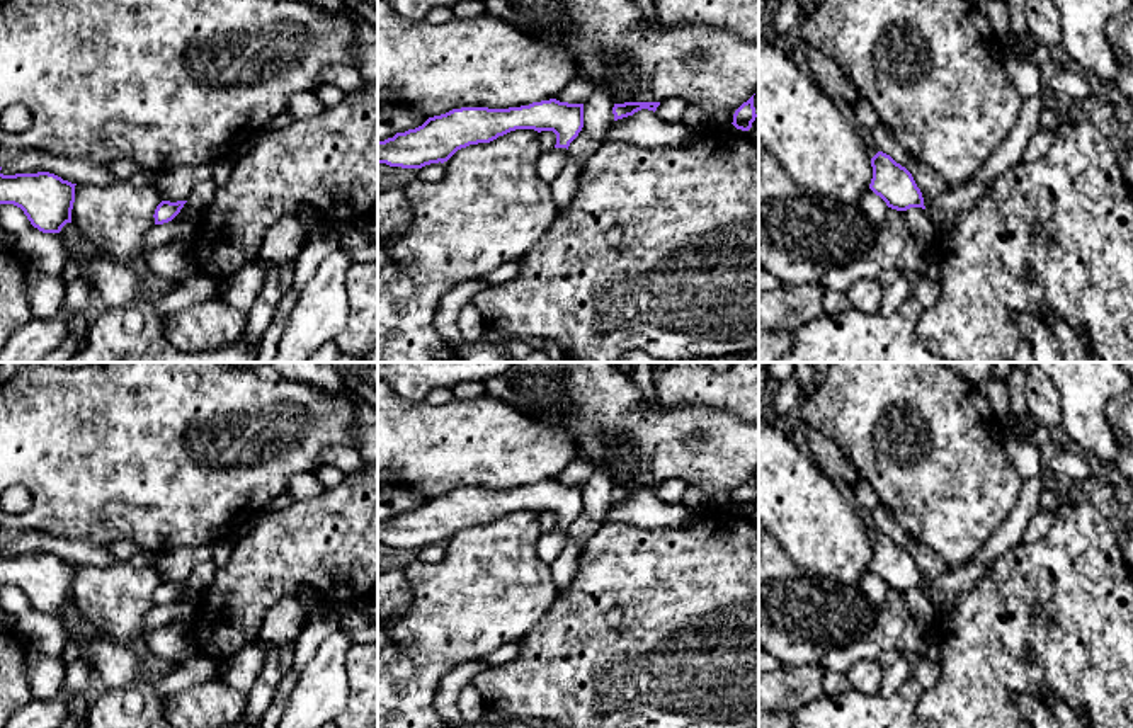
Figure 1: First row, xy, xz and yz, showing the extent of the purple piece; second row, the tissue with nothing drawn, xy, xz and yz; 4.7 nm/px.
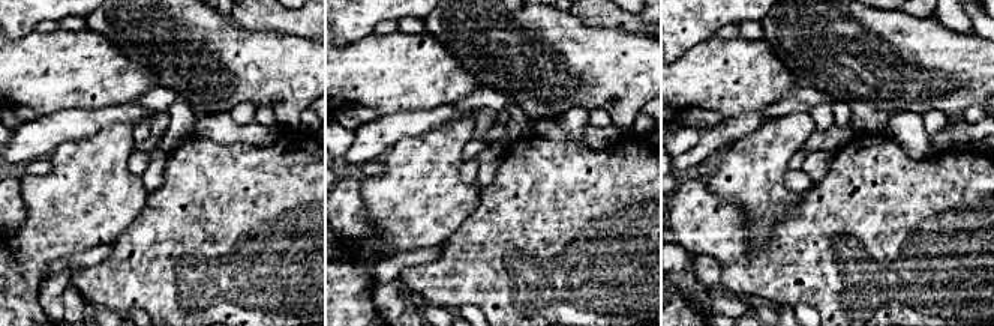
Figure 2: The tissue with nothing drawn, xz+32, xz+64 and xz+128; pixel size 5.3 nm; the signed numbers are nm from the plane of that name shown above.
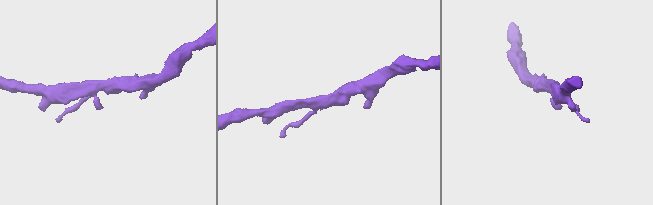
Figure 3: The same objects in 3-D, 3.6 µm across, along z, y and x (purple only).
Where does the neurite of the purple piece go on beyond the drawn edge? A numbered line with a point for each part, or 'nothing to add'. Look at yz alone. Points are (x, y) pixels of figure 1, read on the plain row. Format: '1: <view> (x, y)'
nothing to add

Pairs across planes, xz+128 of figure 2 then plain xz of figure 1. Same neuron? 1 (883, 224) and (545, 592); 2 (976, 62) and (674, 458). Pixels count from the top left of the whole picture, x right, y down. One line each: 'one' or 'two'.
1: two
2: one

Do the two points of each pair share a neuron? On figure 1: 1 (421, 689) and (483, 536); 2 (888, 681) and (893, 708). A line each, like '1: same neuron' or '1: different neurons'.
1: same neuron
2: different neurons

